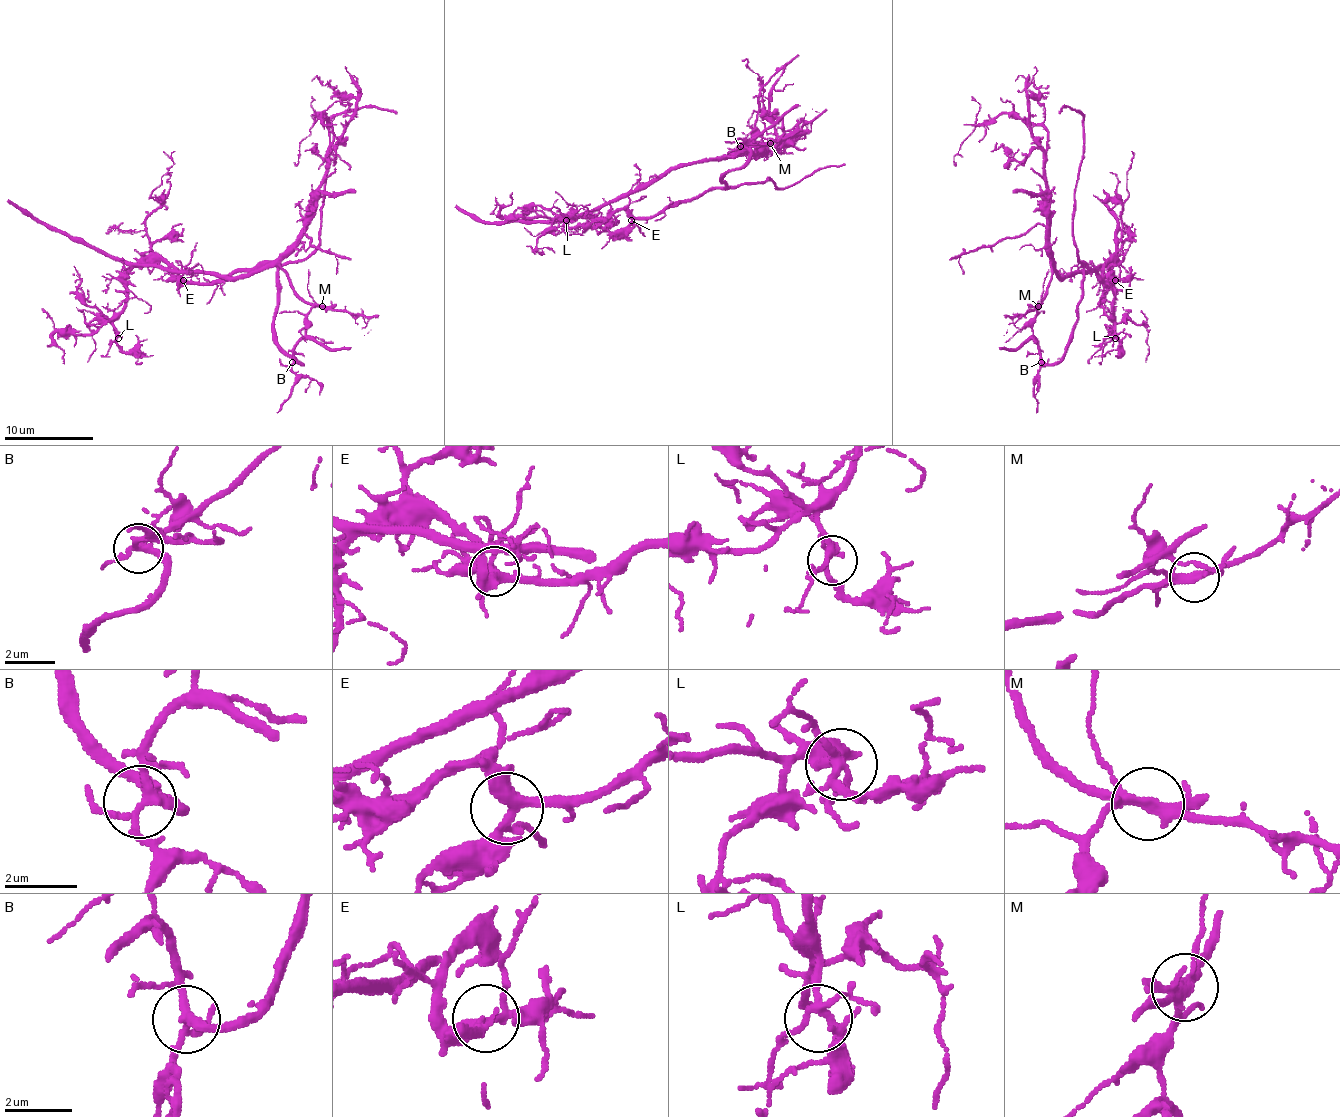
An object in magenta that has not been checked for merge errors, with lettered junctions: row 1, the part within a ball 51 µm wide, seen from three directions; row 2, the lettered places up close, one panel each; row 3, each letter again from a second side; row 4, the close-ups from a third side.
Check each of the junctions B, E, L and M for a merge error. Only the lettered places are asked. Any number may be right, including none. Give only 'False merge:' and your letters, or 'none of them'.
False merge: M

